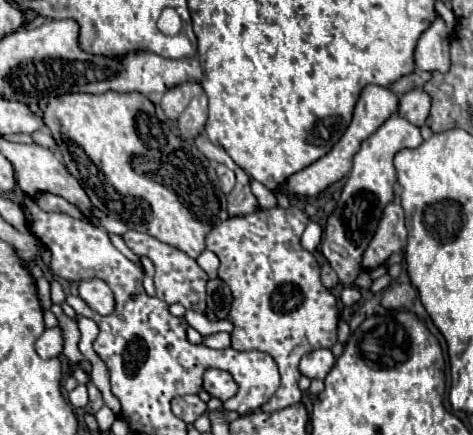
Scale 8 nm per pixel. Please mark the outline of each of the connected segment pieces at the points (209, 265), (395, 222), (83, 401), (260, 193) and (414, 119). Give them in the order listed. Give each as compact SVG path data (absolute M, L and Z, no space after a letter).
M204 251L204 253L198 257L198 265L208 273L210 279L216 279L218 259L216 259L216 255L212 255L212 251Z
M390 203L384 209L384 217L380 227L364 253L364 271L372 271L382 265L394 251L404 251L406 247L406 227L404 227L404 211L398 203Z
M78 385L74 391L70 391L68 395L70 403L74 407L86 407L88 405L88 391L86 391L86 385Z
M252 181L252 191L254 191L254 195L258 197L258 203L260 203L262 209L272 209L272 207L278 205L278 203L276 203L276 197L274 197L262 183Z
M412 89L400 97L398 115L416 127L424 127L430 111L430 97L422 89Z

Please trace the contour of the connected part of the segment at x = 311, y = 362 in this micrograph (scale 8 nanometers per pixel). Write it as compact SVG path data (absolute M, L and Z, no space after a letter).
M316 349L302 357L300 373L308 379L324 379L334 365L334 355L330 349Z

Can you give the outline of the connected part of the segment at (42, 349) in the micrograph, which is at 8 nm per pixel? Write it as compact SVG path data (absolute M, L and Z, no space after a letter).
M59 326L46 328L36 341L36 353L42 359L58 357L63 350L64 340Z

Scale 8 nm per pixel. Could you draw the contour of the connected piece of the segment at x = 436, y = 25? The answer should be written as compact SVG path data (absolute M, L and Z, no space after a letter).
M438 17L428 31L422 33L416 45L416 67L420 71L440 71L446 73L450 69L450 53L448 53L448 31L444 21Z

